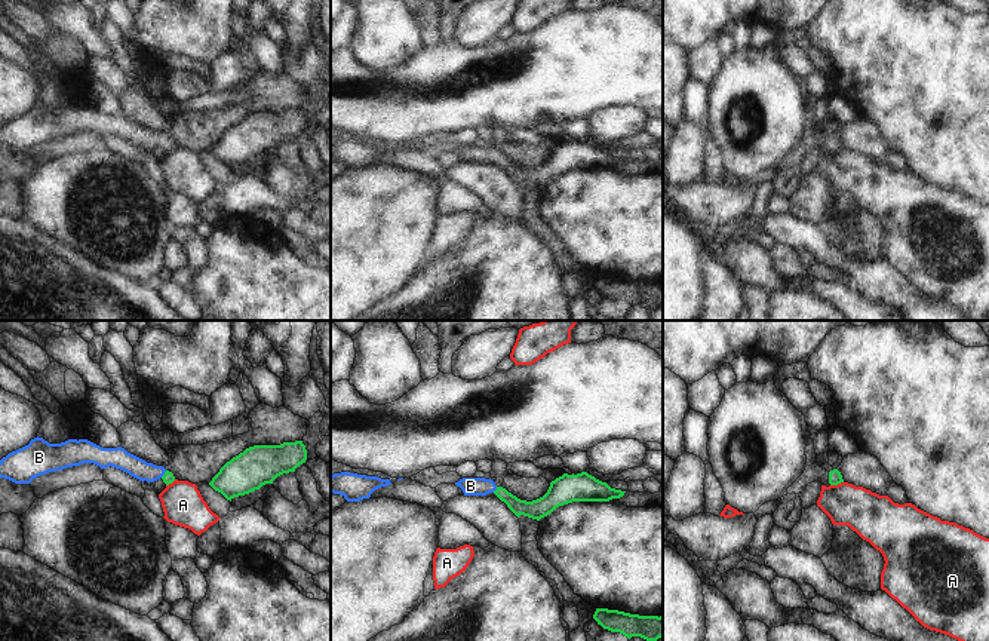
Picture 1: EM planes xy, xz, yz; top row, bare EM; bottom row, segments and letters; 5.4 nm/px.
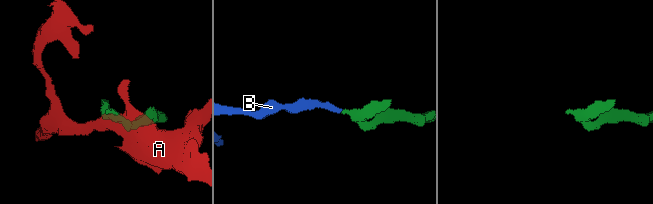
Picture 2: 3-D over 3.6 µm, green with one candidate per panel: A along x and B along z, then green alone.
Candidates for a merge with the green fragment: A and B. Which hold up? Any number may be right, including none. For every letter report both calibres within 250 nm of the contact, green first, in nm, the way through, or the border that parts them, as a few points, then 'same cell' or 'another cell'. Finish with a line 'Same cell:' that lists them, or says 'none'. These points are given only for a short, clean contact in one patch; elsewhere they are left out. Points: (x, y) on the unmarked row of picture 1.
A: calibres 70 and 240 nm; border yz (842, 149), (831, 153); another cell
B: calibres 70 and 110 nm; way xy (168, 146), (165, 141), (146, 140), (123, 128); same cell
Same cell: B

